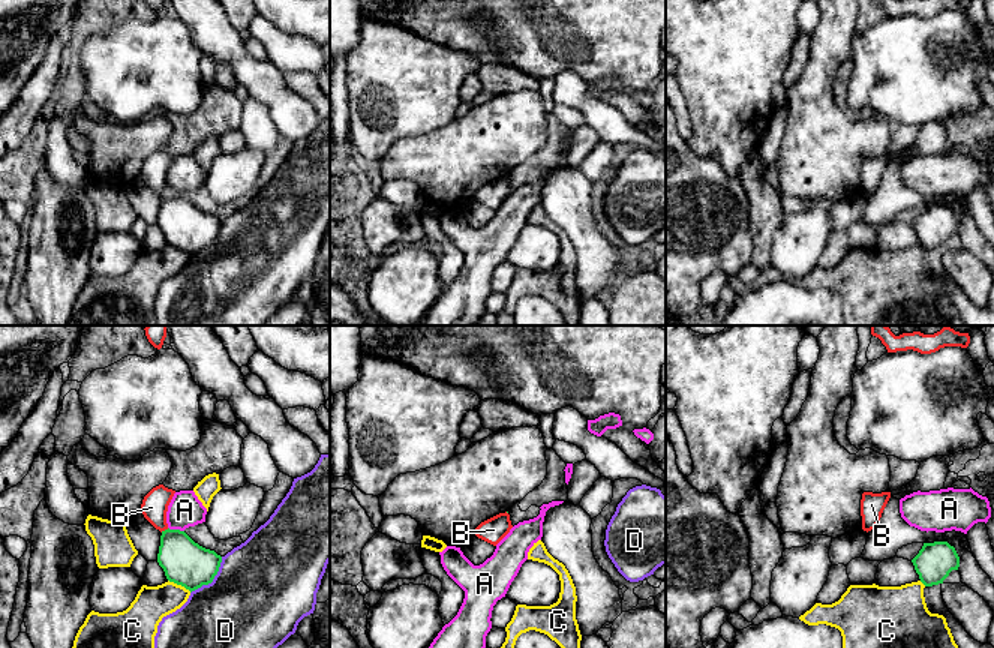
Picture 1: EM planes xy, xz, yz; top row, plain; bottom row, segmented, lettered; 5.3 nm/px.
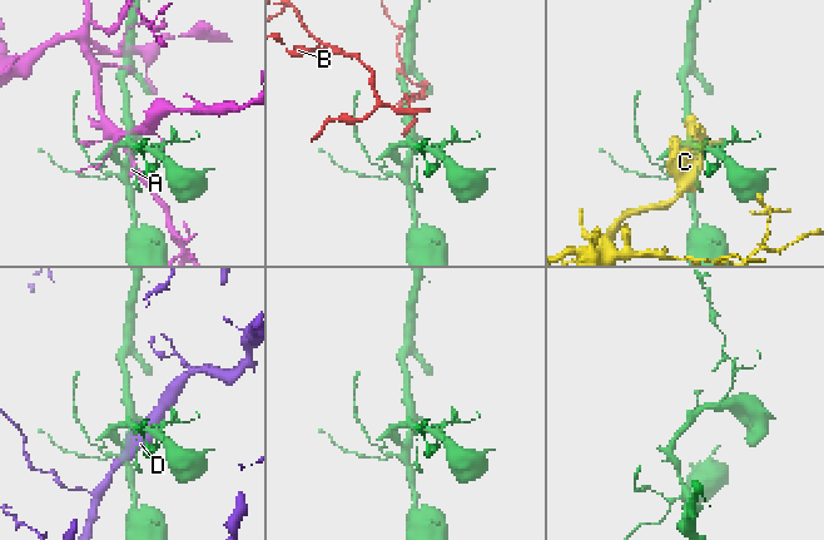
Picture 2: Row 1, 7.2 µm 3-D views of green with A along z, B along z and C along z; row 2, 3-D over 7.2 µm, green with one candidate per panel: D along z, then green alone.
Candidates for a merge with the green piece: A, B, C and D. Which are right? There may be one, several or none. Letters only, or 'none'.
none

